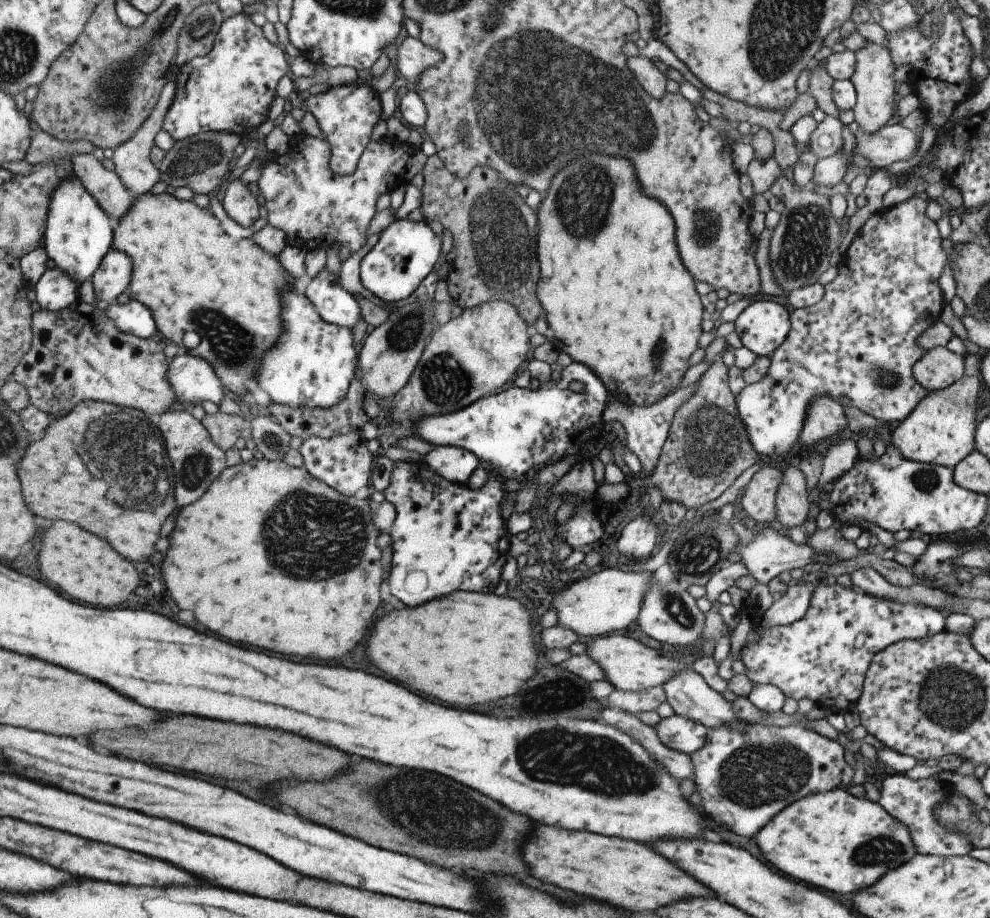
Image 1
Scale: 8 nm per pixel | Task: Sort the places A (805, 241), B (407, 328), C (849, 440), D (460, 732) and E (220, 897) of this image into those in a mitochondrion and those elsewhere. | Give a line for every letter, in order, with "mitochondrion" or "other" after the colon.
A: mitochondrion
B: mitochondrion
C: other
D: other
E: other

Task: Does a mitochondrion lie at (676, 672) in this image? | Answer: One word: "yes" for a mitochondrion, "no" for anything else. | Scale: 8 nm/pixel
no

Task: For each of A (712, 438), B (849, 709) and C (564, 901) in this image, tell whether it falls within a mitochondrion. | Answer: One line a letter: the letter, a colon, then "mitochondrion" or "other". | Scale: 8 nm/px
A: mitochondrion
B: other
C: other

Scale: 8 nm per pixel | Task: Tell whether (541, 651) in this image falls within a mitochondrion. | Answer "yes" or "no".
no

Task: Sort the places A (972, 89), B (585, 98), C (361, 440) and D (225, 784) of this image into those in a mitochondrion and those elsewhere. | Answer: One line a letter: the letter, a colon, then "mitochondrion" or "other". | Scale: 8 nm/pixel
A: other
B: mitochondrion
C: other
D: other

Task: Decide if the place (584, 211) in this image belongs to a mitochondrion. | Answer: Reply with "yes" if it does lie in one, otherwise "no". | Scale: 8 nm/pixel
yes

